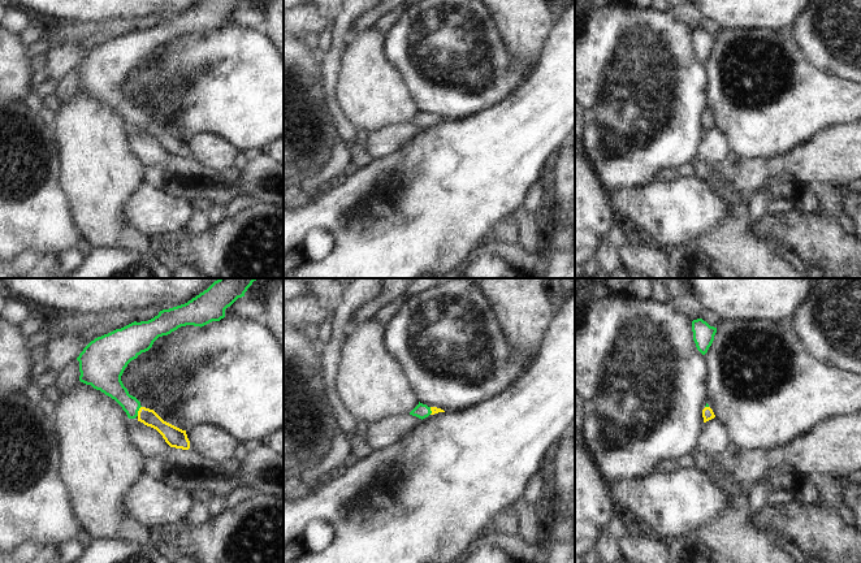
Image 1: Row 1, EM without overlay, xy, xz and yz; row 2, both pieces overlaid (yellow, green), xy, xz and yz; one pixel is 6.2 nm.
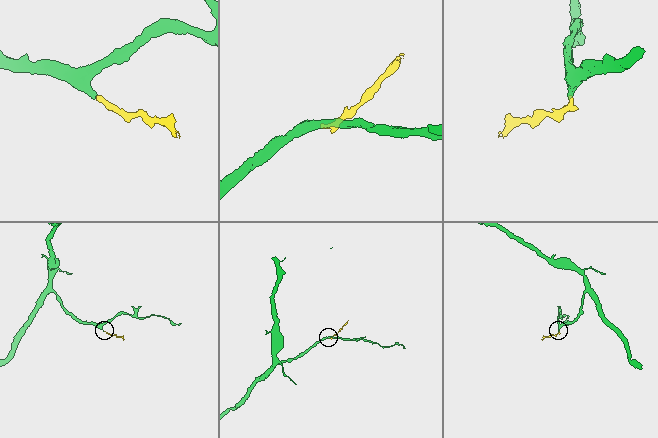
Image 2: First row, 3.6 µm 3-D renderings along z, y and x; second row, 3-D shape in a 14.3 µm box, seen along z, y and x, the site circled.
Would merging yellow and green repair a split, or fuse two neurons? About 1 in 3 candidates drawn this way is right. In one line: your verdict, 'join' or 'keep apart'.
join

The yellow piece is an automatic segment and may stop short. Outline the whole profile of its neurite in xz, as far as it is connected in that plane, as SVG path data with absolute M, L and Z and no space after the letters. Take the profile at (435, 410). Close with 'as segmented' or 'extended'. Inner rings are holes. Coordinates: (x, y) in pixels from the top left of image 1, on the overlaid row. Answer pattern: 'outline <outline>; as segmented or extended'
outline M419 402L419 404L410 412L410 415L423 420L428 417L429 415L434 415L438 412L445 412L445 411L437 407L428 407L427 404L423 404Z; extended

